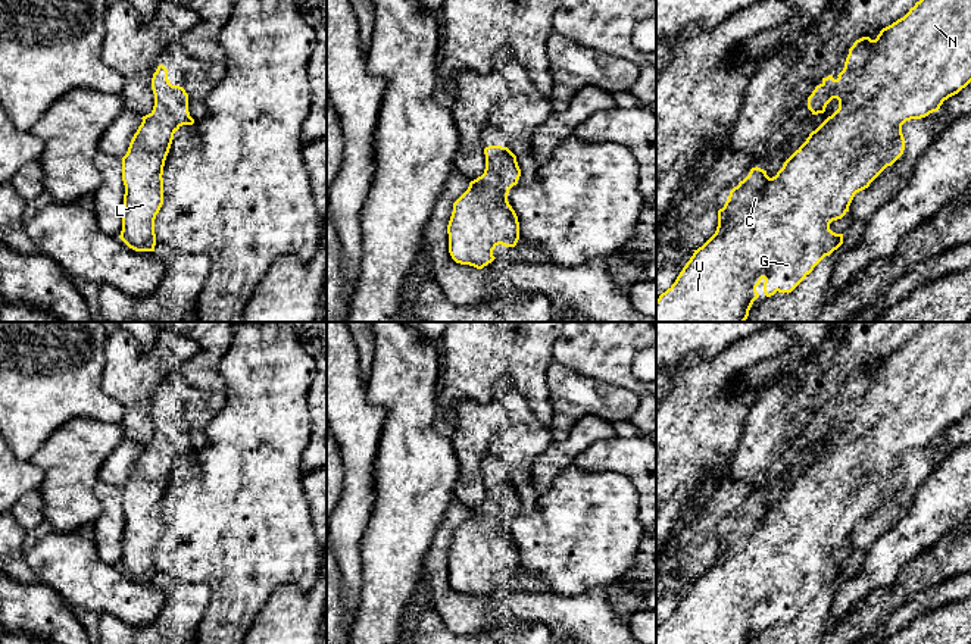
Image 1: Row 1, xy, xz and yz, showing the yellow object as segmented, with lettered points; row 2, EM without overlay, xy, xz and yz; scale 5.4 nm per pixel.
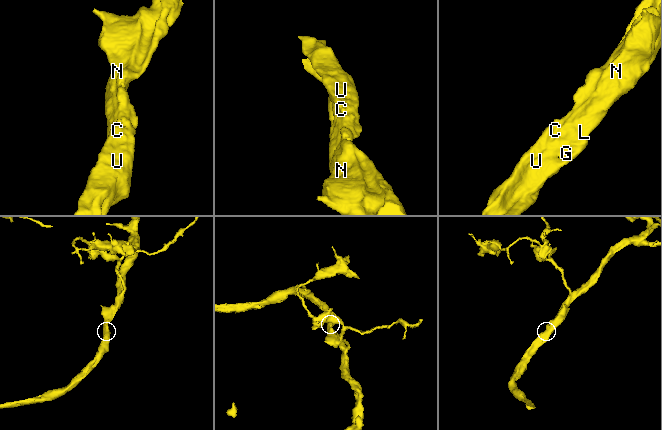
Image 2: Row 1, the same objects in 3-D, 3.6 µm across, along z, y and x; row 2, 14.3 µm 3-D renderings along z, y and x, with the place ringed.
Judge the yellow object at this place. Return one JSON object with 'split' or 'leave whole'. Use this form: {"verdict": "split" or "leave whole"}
{"verdict": "leave whole"}

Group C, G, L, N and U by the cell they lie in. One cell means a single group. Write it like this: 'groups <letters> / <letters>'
groups C G L N U

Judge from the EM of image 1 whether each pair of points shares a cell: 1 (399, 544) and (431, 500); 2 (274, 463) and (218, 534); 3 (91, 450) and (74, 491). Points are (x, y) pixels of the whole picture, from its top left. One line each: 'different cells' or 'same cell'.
1: same cell
2: same cell
3: same cell

